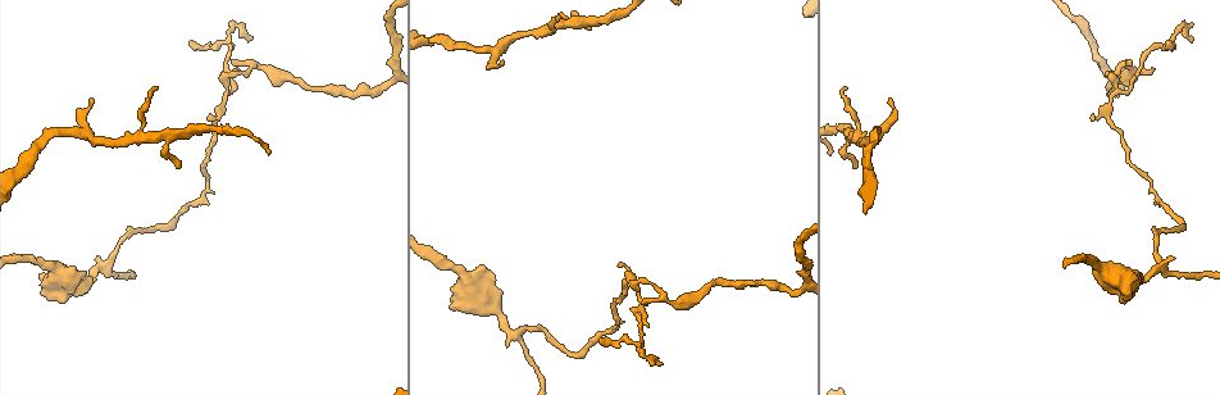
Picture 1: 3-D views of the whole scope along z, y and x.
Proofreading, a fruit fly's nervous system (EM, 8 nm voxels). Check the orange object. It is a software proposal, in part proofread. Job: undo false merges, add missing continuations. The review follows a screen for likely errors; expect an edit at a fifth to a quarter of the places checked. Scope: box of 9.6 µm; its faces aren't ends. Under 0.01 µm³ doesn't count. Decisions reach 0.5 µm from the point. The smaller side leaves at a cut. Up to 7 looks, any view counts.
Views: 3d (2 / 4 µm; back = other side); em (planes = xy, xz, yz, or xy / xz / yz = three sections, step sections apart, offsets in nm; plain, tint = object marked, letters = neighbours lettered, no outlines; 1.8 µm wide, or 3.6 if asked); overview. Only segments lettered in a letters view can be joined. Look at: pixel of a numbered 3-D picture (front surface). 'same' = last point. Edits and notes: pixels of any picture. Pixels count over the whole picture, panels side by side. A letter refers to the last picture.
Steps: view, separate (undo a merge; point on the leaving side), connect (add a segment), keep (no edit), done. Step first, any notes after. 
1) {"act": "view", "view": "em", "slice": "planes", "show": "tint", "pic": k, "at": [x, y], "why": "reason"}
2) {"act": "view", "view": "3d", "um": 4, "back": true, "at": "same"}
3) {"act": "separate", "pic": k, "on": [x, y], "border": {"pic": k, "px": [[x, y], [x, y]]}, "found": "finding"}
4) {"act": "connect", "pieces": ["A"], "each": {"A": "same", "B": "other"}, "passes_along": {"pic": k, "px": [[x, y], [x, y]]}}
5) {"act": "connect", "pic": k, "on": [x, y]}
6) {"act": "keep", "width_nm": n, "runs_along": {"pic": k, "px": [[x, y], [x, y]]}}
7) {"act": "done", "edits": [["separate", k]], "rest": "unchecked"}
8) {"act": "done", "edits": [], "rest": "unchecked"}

{"act": "view", "view": "3d", "um": 4, "pic": 1, "at": [188, 44], "why": "tapers out"}

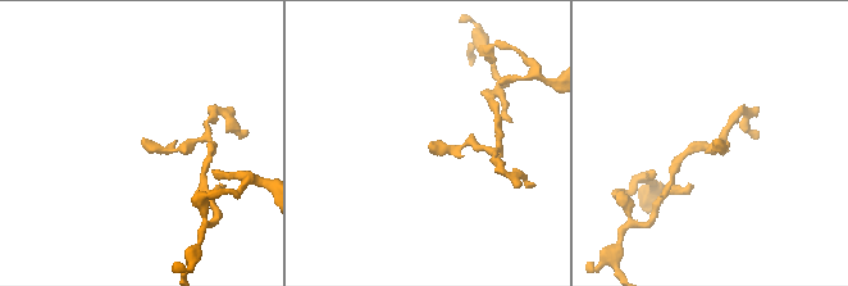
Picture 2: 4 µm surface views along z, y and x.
{"act": "view", "view": "em", "slice": "planes", "show": "letters", "pic": 2, "at": [714, 141]}

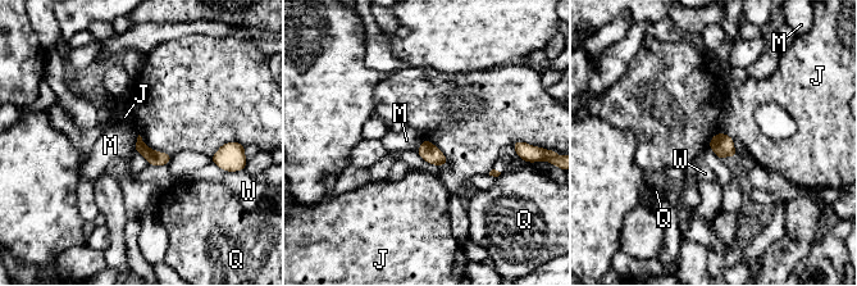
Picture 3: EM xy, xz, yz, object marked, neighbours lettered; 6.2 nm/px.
{"act": "keep", "longest_contact_nm": ["J", 120], "each": {"J": "other", "M": "other", "Q": "other", "W": "other"}, "border": {"pic": 3, "px": [[138, 135], [133, 150]]}, "found": "none of them fits"}

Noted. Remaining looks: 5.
{"act": "view", "view": "em", "slice": "xz", "step": 8, "show": "letters", "pic": 1, "at": [481, 265], "why": "stops while still wide"}

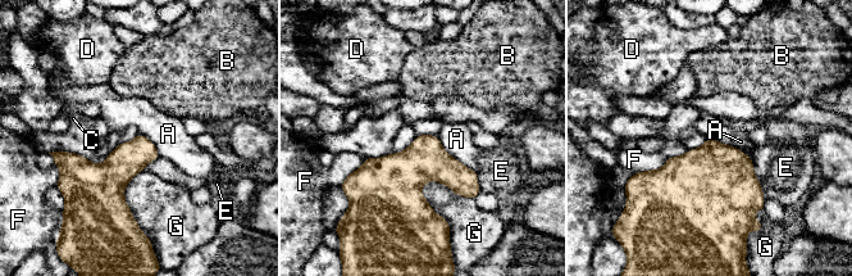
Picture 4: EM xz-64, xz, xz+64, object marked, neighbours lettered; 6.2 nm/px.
{"act": "view", "view": "em", "slice": "planes", "show": "letters", "at": "same", "why": "another direction"}

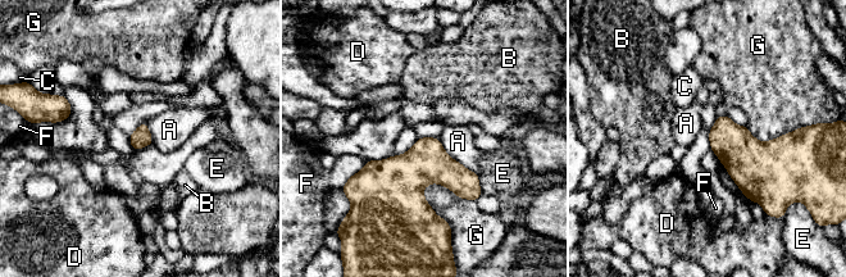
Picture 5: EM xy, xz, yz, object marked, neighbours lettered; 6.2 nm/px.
{"act": "keep", "each": {"A": "other", "B": "other", "C": "other", "D": "other", "E": "other", "F": "other", "G": "other"}, "border": {"pic": 5, "px": [[437, 137], [454, 159], [476, 173]]}, "found": "no lettered segment goes on from it"}

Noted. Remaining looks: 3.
{"act": "view", "view": "3d", "um": 4, "pic": 1, "at": [89, 100], "why": "an open end"}

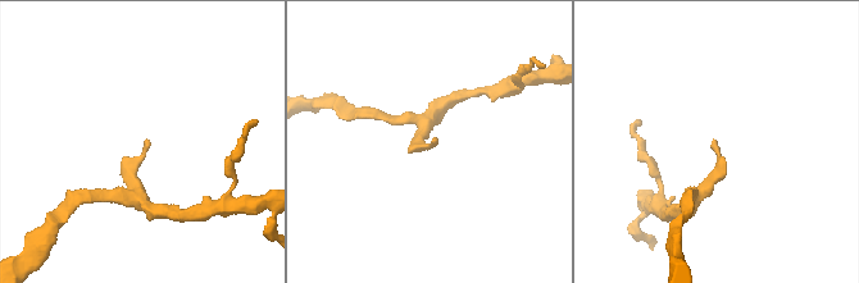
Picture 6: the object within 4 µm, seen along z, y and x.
{"act": "view", "view": "em", "slice": "planes", "show": "letters", "pic": 6, "at": [148, 142], "why": "shape alone is not enough"}

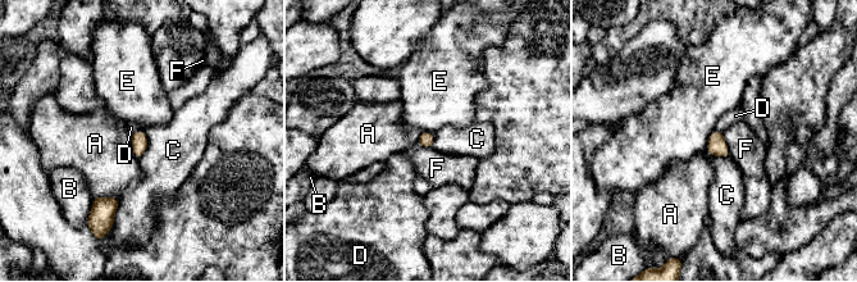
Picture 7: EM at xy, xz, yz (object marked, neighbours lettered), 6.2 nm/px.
{"act": "keep", "longest_contact_nm": ["C", 190], "each": {"A": "other", "B": "other", "C": "other", "D": "other", "E": "other", "F": "other"}, "border": {"pic": 7, "px": [[145, 131], [146, 150], [138, 159]]}, "found": "none of them fits"}

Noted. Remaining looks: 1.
{"act": "done", "edits": [], "rest": "unchecked"}

